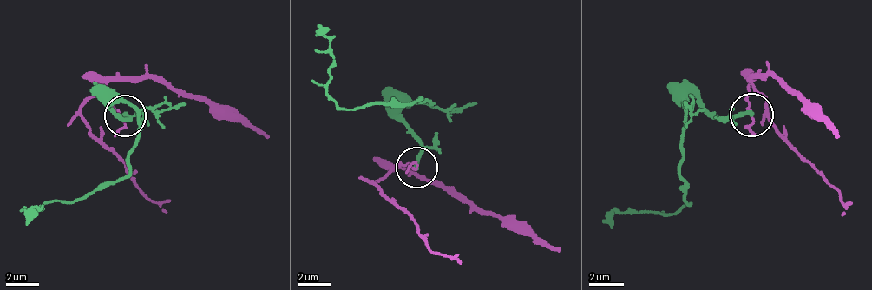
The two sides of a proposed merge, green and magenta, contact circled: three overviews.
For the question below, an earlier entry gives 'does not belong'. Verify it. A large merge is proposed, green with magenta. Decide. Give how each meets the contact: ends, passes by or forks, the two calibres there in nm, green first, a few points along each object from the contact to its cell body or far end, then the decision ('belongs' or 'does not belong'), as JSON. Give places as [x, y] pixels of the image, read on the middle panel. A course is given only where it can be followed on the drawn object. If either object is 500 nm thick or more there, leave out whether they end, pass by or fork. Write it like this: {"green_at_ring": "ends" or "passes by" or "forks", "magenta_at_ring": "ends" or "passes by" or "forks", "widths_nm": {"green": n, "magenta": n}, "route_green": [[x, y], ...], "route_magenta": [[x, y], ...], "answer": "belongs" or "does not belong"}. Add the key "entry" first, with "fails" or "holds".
{"entry": "holds", "green_at_ring": "ends", "magenta_at_ring": "passes by", "widths_nm": {"green": 240, "magenta": 90}, "route_green": [[416, 166], [419, 137], [403, 113], [419, 100], [428, 104], [341, 108], [329, 92], [332, 50], [316, 26]], "route_magenta": [[416, 166], [399, 162], [453, 187], [486, 212], [527, 224], [560, 253]], "answer": "does not belong"}

